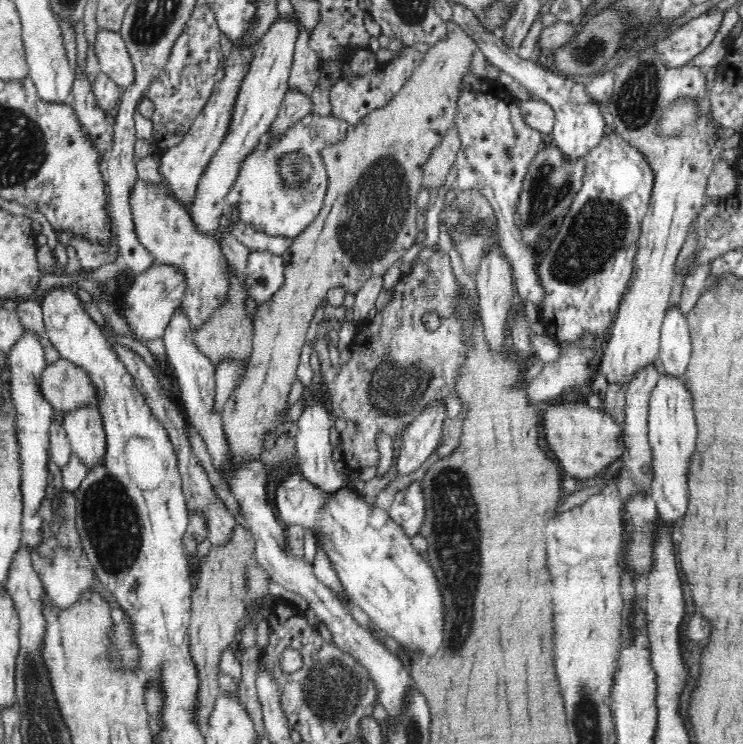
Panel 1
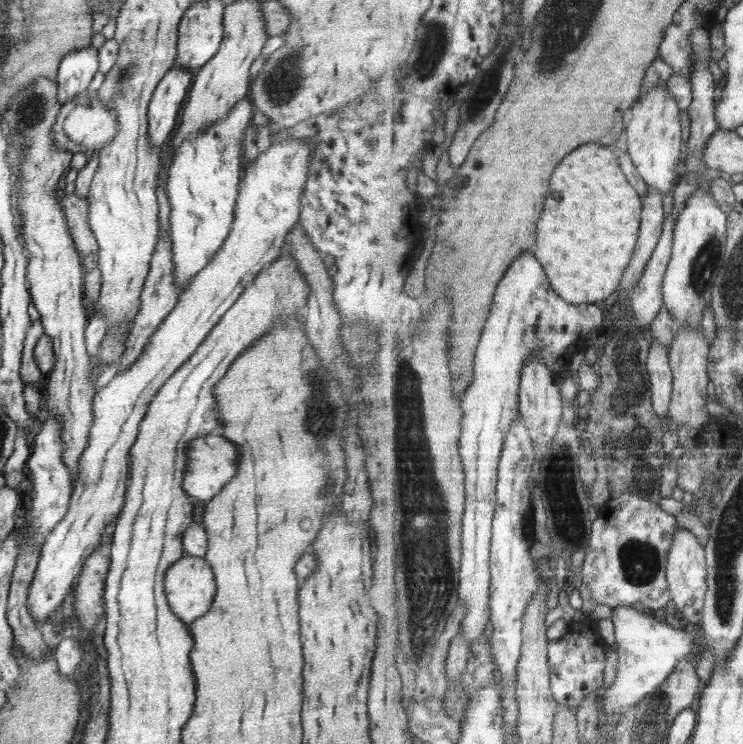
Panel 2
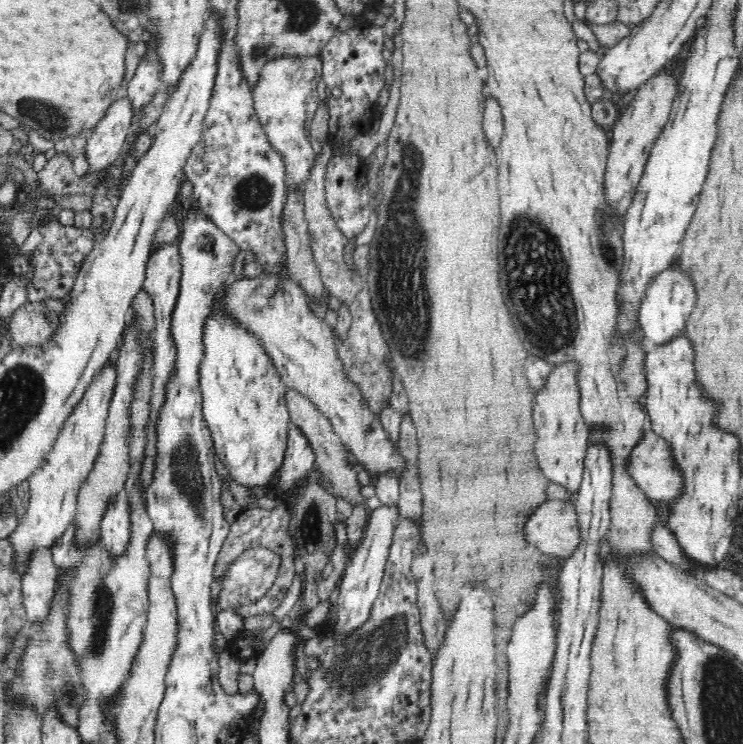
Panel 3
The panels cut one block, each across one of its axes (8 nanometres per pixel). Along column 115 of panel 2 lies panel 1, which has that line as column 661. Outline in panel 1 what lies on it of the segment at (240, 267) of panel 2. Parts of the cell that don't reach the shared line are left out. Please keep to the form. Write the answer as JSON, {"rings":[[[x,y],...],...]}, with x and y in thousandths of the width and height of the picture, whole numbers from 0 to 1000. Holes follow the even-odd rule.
{"rings":[[[903,503],[888,504],[880,524],[875,532],[875,548],[872,554],[872,589],[878,601],[878,648],[876,668],[884,677],[887,699],[892,699],[898,707],[907,710],[907,704],[922,692],[926,685],[926,626],[929,616],[937,603],[937,567],[934,567],[934,551],[931,531],[917,508],[907,508]]]}

